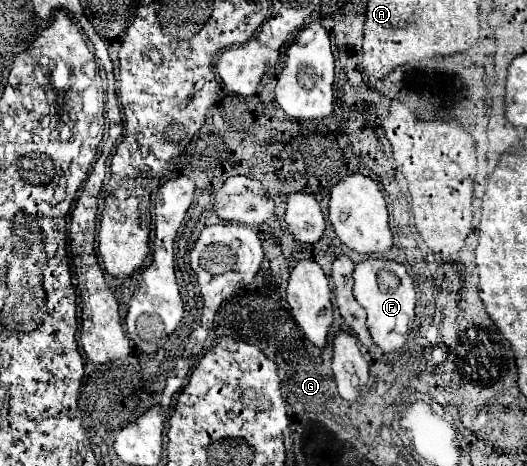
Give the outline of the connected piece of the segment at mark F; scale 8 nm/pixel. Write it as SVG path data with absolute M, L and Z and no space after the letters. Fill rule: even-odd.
M368 258L354 268L354 298L368 314L368 328L374 344L378 344L384 352L400 350L408 338L410 324L414 322L414 304L416 292L412 278L406 268L388 258Z

